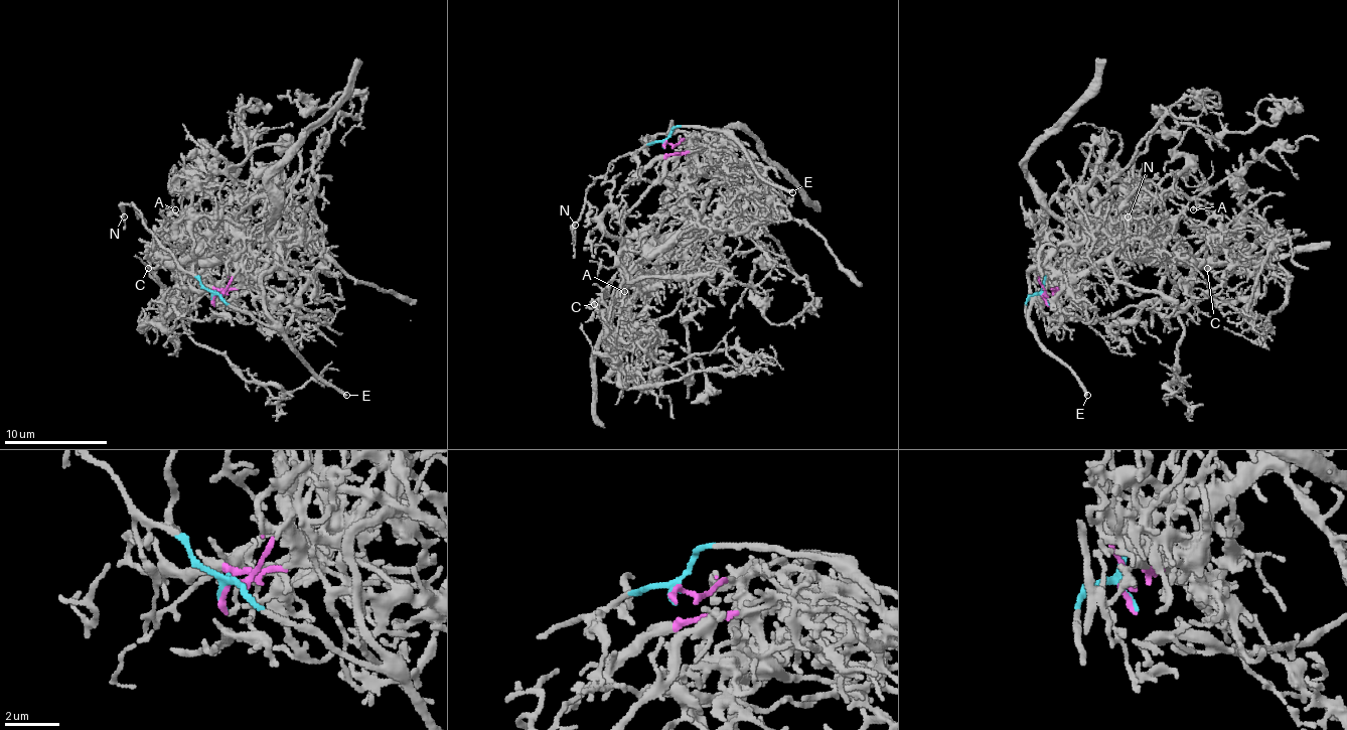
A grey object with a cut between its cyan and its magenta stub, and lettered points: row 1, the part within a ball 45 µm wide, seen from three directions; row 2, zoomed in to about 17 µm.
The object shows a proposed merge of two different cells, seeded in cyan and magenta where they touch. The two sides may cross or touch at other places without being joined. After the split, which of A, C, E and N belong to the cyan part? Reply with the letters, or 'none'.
E, N

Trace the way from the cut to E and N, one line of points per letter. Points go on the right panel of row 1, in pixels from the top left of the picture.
E: (1044, 298), (1031, 295), (1026, 300), (1029, 323), (1048, 349), (1076, 375), (1087, 396)
N: (1044, 298), (1042, 282), (1083, 215), (1101, 202), (1141, 212), (1138, 217), (1128, 215)

